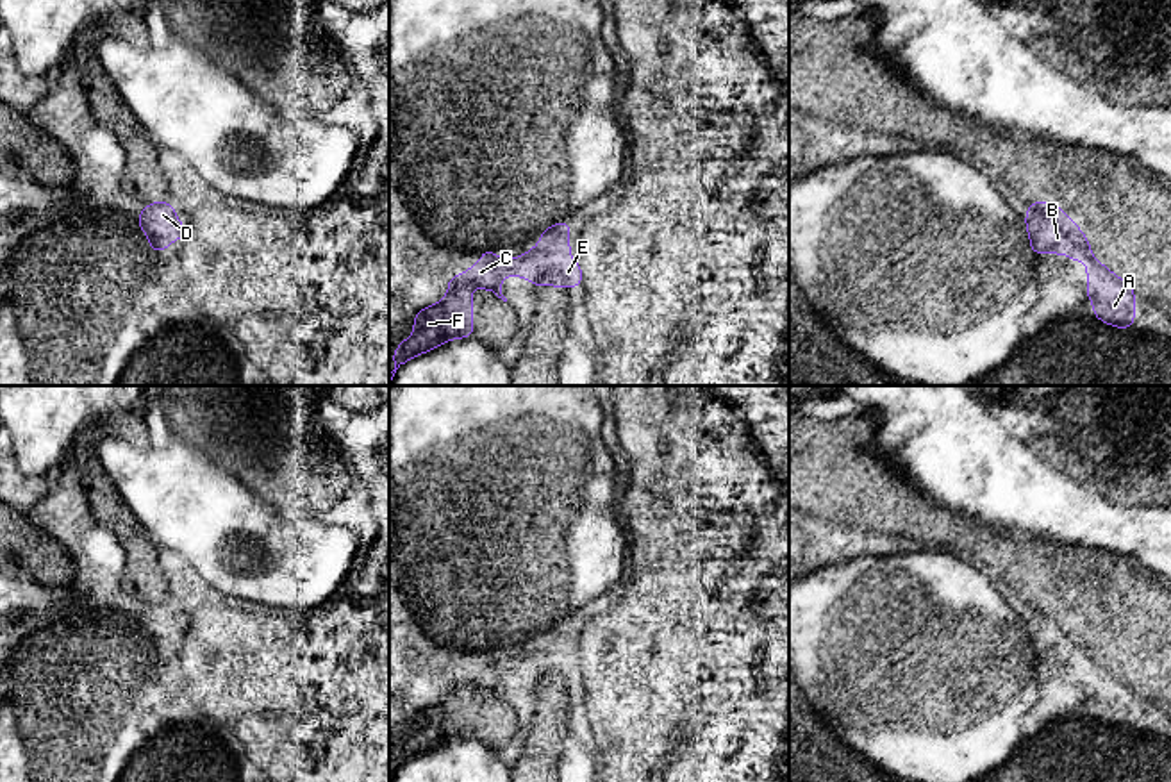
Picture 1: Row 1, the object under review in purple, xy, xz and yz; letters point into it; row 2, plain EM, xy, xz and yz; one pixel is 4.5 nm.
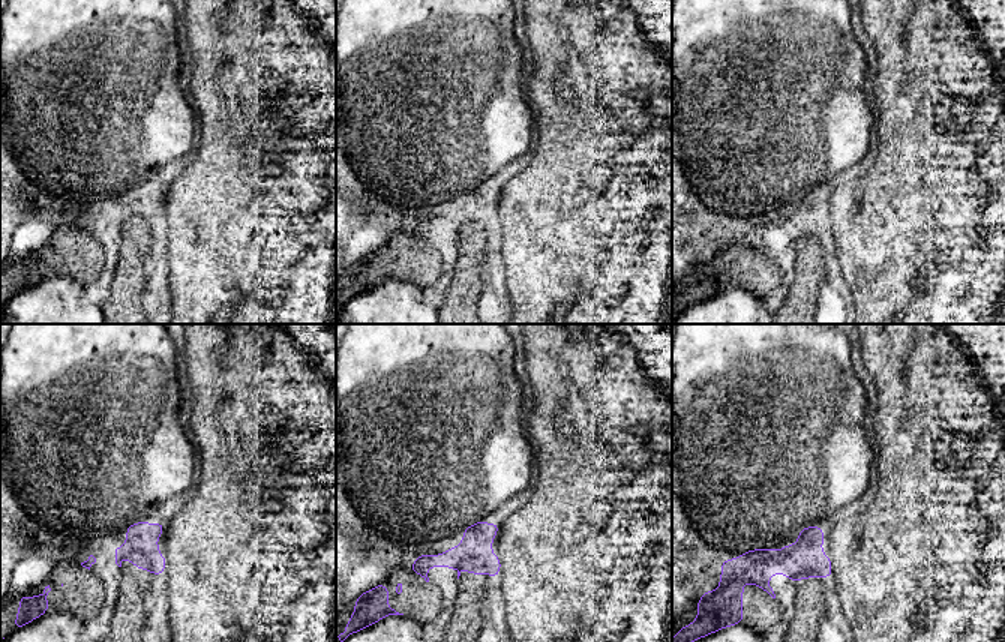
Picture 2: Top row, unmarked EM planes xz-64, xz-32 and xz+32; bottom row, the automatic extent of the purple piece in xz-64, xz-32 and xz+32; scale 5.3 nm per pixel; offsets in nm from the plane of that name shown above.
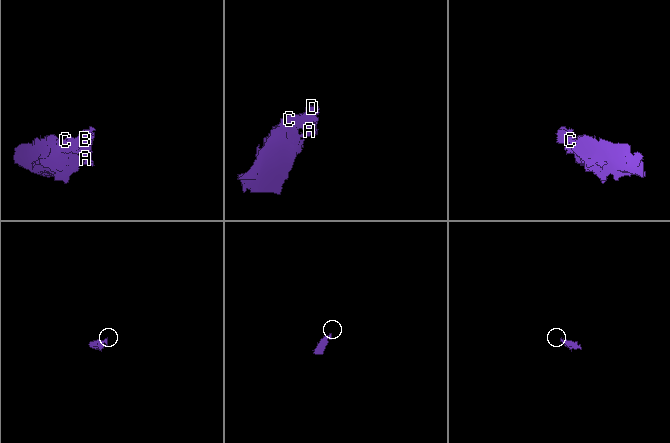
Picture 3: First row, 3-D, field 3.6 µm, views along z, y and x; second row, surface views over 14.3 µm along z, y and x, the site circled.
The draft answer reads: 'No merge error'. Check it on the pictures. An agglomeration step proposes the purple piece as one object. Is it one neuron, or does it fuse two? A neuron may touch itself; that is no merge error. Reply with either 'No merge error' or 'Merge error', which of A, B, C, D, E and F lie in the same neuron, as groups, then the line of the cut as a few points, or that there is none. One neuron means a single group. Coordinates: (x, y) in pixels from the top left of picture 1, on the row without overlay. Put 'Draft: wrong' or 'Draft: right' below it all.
No merge error. Groups: A B C D E F. No split
Draft: right

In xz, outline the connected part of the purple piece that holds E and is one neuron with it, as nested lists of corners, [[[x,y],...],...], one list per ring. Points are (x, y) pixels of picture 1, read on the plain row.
[[[559,621],[541,630],[541,645],[511,662],[484,648],[482,661],[471,664],[469,671],[448,677],[450,693],[439,703],[414,714],[414,736],[402,739],[398,750],[391,753],[394,770],[389,771],[389,782],[411,757],[430,752],[450,739],[473,737],[473,693],[464,686],[466,682],[491,689],[503,702],[507,702],[500,687],[503,675],[528,677],[534,691],[539,684],[580,687],[582,666],[569,655],[569,627],[569,621]]]

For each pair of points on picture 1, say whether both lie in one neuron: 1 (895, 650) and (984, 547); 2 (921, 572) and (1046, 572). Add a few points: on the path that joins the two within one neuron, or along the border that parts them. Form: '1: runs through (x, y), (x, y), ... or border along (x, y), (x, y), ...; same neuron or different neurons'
1: border along (941, 547), (957, 552), (966, 561); different neurons
2: border along (946, 549), (963, 556), (995, 586); different neurons

